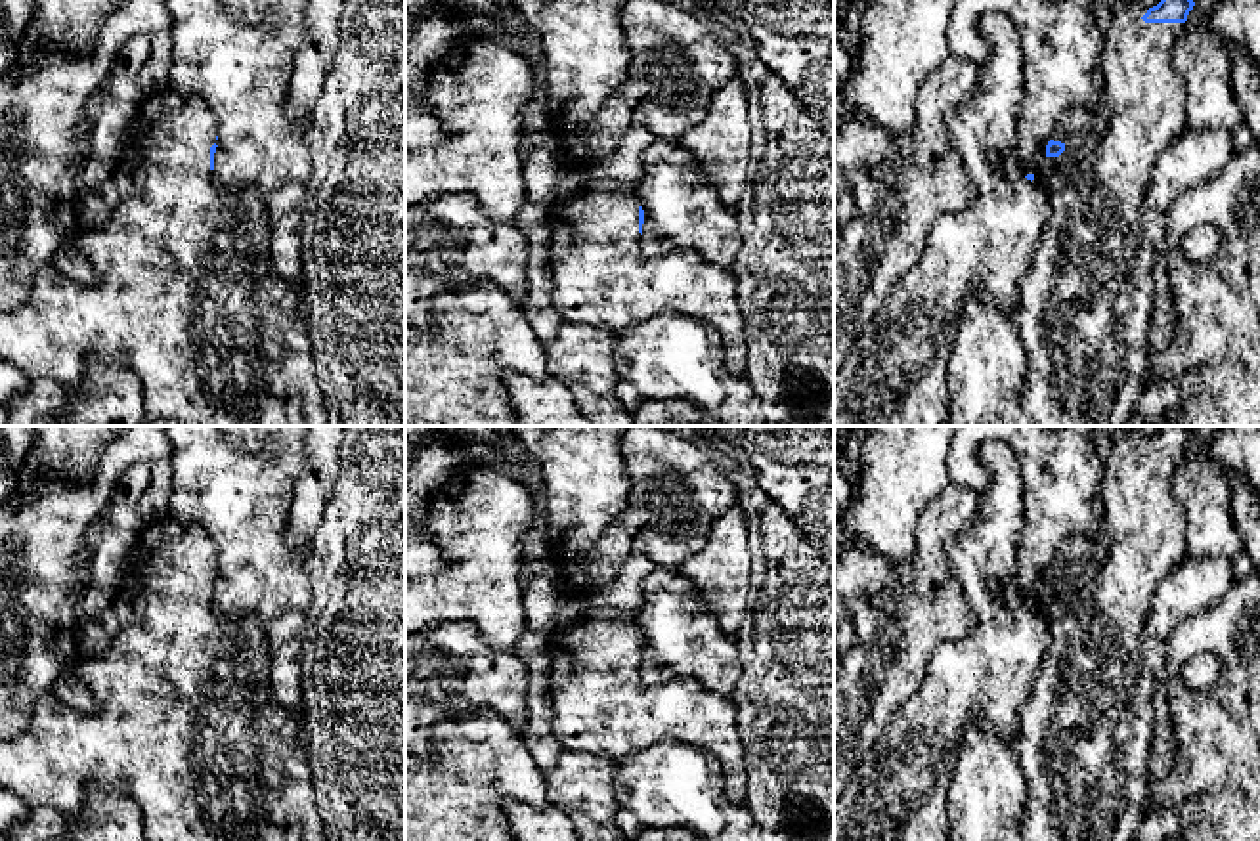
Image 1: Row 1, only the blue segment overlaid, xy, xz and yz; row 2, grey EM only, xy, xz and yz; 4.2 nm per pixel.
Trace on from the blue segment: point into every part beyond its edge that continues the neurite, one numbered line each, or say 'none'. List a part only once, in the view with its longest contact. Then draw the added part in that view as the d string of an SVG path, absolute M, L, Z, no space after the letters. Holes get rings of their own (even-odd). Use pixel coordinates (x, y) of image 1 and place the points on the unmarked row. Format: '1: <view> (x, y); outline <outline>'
1: yz (1085, 734); outline M1126 432L1113 436L1097 445L1097 453L1105 464L1105 474L1099 484L1101 499L1101 522L1096 537L1076 535L1069 537L1057 552L1057 560L1050 566L1065 571L1069 566L1086 562L1094 556L1099 543L1107 547L1105 558L1099 560L1094 579L1078 591L1076 598L1065 606L1065 610L1050 623L1052 642L1044 652L1042 667L1036 675L1034 686L1029 700L1019 711L1017 736L1011 744L1011 751L1017 757L1021 772L1027 780L1027 803L1019 816L1017 828L1025 841L1134 841L1141 812L1147 797L1147 763L1151 759L1151 742L1155 738L1157 722L1153 709L1153 694L1157 686L1155 675L1143 663L1141 635L1147 625L1151 598L1157 591L1159 581L1185 556L1185 510L1174 495L1174 472L1178 463L1184 459L1184 451L1145 451L1141 445L1149 436L1138 432Z

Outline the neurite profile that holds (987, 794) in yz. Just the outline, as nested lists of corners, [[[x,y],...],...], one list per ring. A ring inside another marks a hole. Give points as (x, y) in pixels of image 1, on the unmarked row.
[[[973,717],[948,787],[950,841],[1025,841],[1017,828],[1025,803],[1027,780],[1011,745]]]

